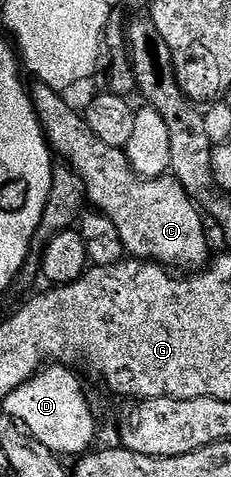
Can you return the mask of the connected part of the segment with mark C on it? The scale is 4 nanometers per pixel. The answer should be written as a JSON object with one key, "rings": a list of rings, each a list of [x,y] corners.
{"rings":[[[38,83],[30,86],[29,96],[33,111],[39,116],[42,136],[46,137],[47,144],[79,177],[85,186],[85,197],[90,208],[97,213],[104,213],[113,221],[113,227],[121,235],[124,250],[132,258],[140,261],[154,261],[156,265],[174,267],[179,271],[199,271],[212,260],[213,252],[207,246],[207,233],[203,230],[204,214],[200,206],[191,200],[191,196],[181,187],[176,177],[164,175],[161,177],[145,178],[131,170],[131,164],[123,149],[109,147],[109,143],[101,143],[97,135],[89,127],[86,116],[79,113],[66,101],[66,96],[60,95],[57,90],[48,85]]]}

